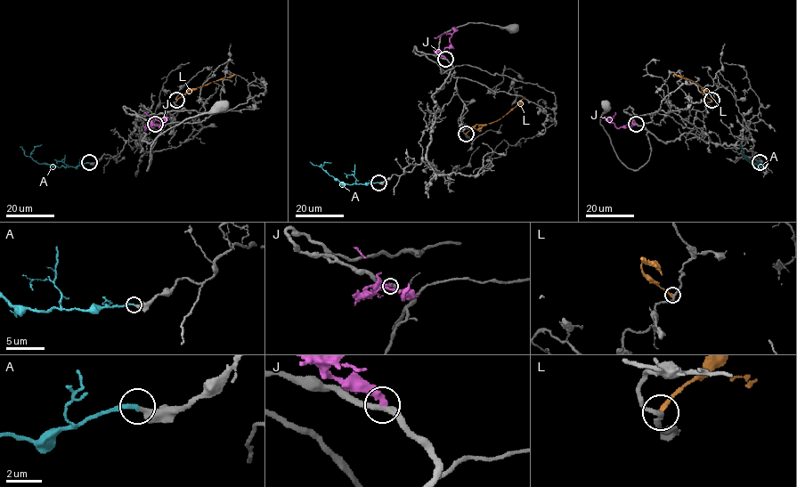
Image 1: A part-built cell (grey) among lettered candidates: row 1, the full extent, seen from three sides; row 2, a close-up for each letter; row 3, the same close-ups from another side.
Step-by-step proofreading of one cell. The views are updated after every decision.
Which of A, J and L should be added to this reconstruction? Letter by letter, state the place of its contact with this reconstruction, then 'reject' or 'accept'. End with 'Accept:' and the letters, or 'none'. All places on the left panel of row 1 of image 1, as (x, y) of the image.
A: contact (89, 162); accept
J: contact (155, 124); reject
L: contact (176, 100); reject
Accept: A

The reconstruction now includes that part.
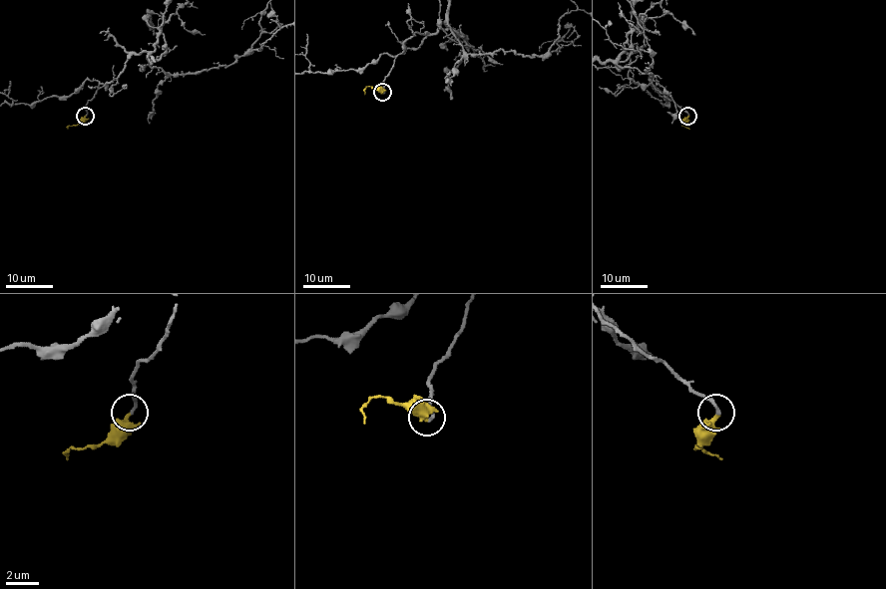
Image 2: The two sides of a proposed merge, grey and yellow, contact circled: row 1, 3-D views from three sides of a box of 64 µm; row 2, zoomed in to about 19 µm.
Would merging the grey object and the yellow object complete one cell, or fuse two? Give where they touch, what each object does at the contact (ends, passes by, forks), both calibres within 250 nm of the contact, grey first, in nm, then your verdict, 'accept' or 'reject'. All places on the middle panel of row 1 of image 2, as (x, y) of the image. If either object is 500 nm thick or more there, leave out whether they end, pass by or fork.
(382, 92) | grey ends | yellow forks | 200/220 nm | accept

